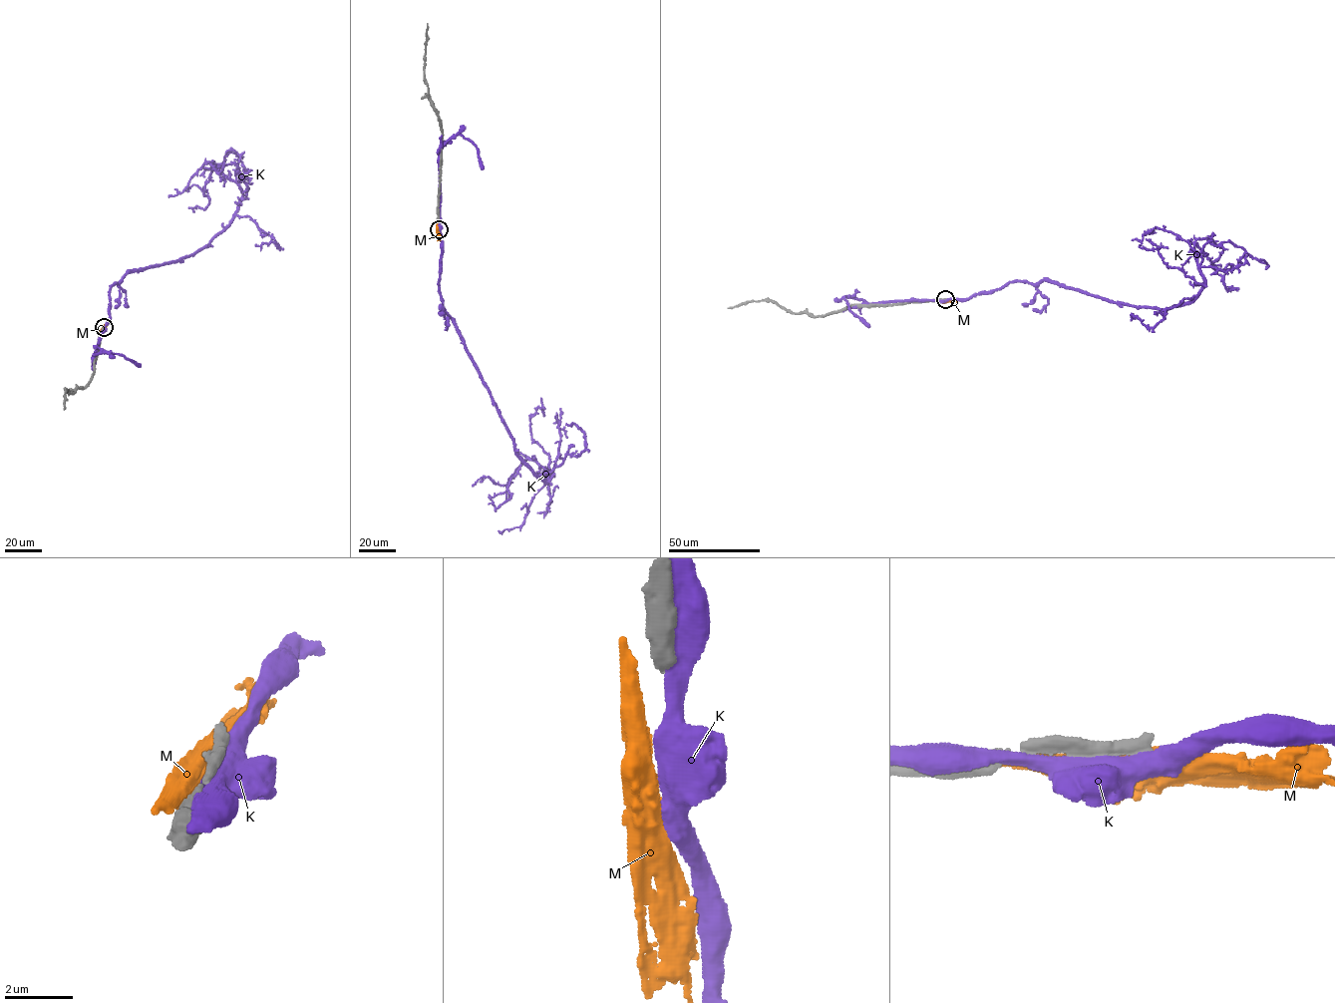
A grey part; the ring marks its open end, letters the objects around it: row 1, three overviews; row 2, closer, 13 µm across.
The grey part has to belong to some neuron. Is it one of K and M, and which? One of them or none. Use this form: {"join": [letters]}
{"join": []}

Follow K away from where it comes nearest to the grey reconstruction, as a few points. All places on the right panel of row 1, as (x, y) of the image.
K: (943, 300), (1044, 280), (1168, 309), (1205, 283), (1197, 257), (1208, 242), (1229, 241), (1265, 269)

